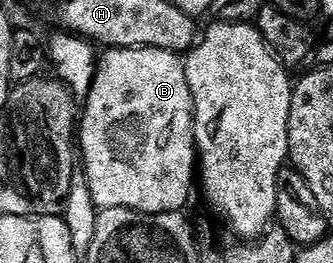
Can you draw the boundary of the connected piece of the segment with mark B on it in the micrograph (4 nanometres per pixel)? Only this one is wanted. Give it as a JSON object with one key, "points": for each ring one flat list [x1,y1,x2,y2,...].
{"points":[[110,48,98,59,97,73,88,96,84,97,85,113,79,116,79,160,85,163,83,179,89,185,91,198,98,209,127,208,131,212,175,212,184,209,189,200,189,191,195,188,195,145,193,143,193,99,191,98,185,65,176,52,155,50,154,48]]}

